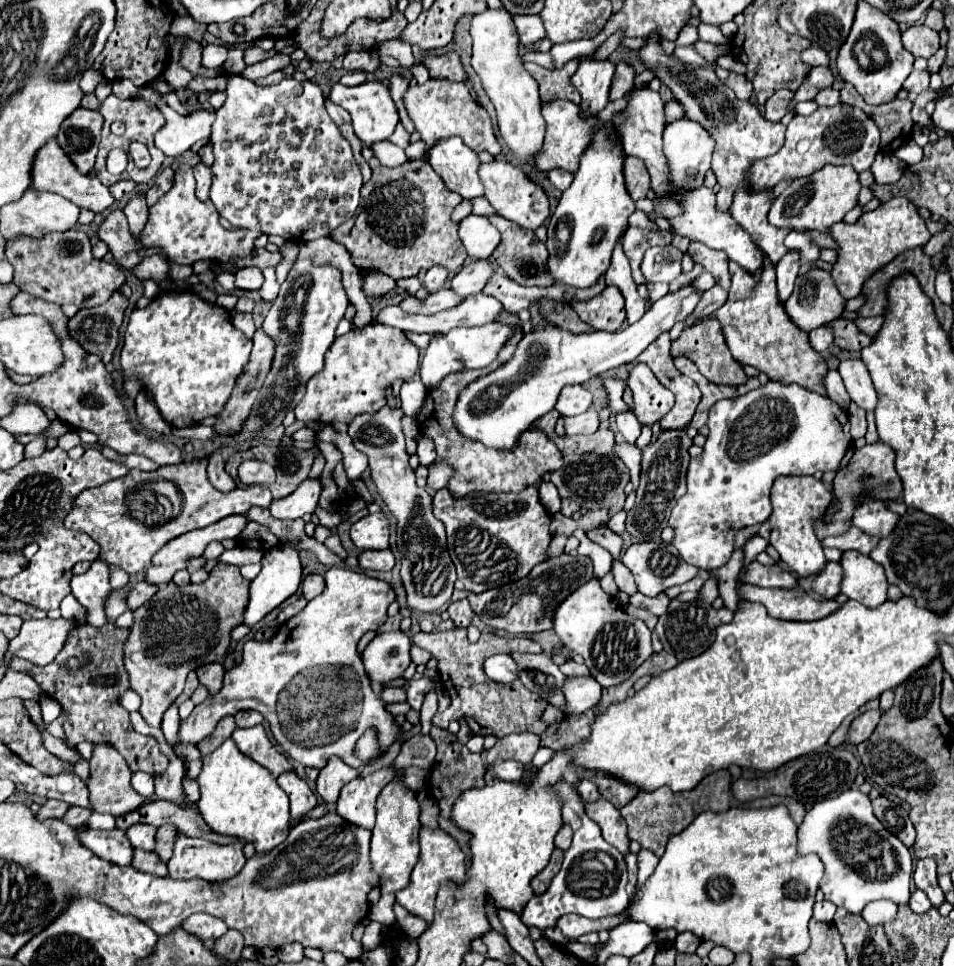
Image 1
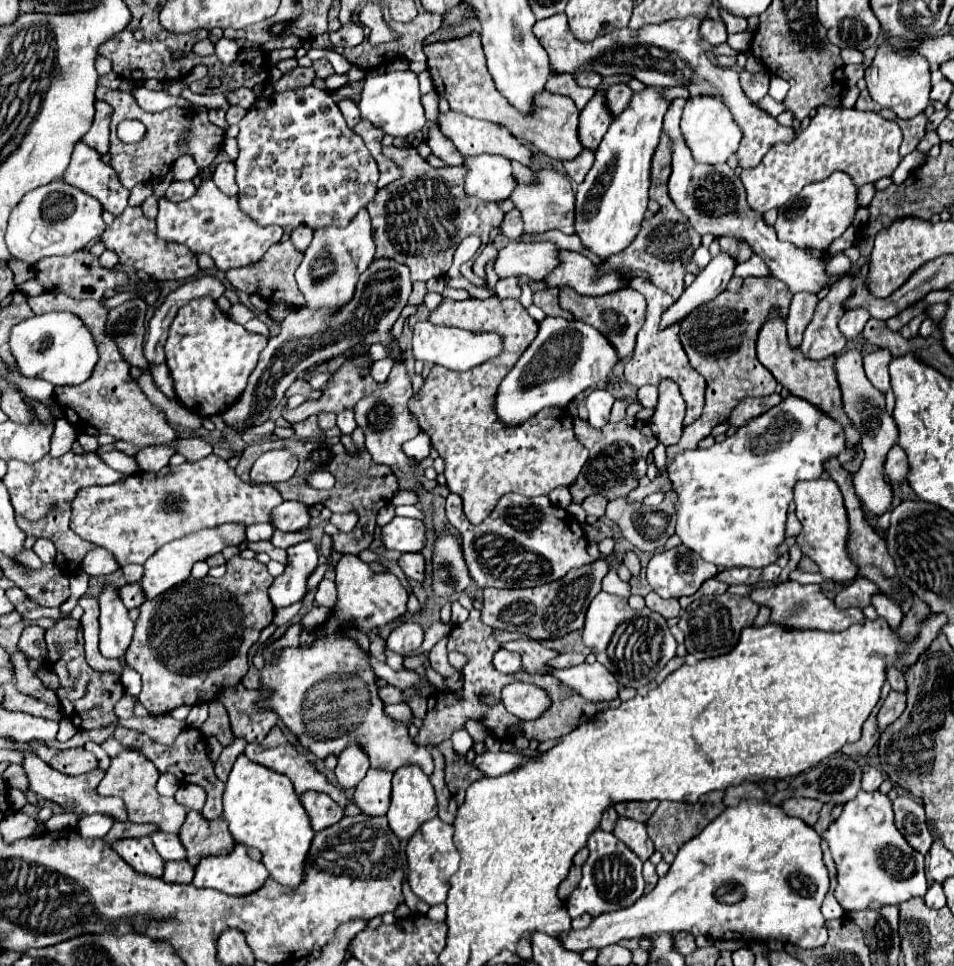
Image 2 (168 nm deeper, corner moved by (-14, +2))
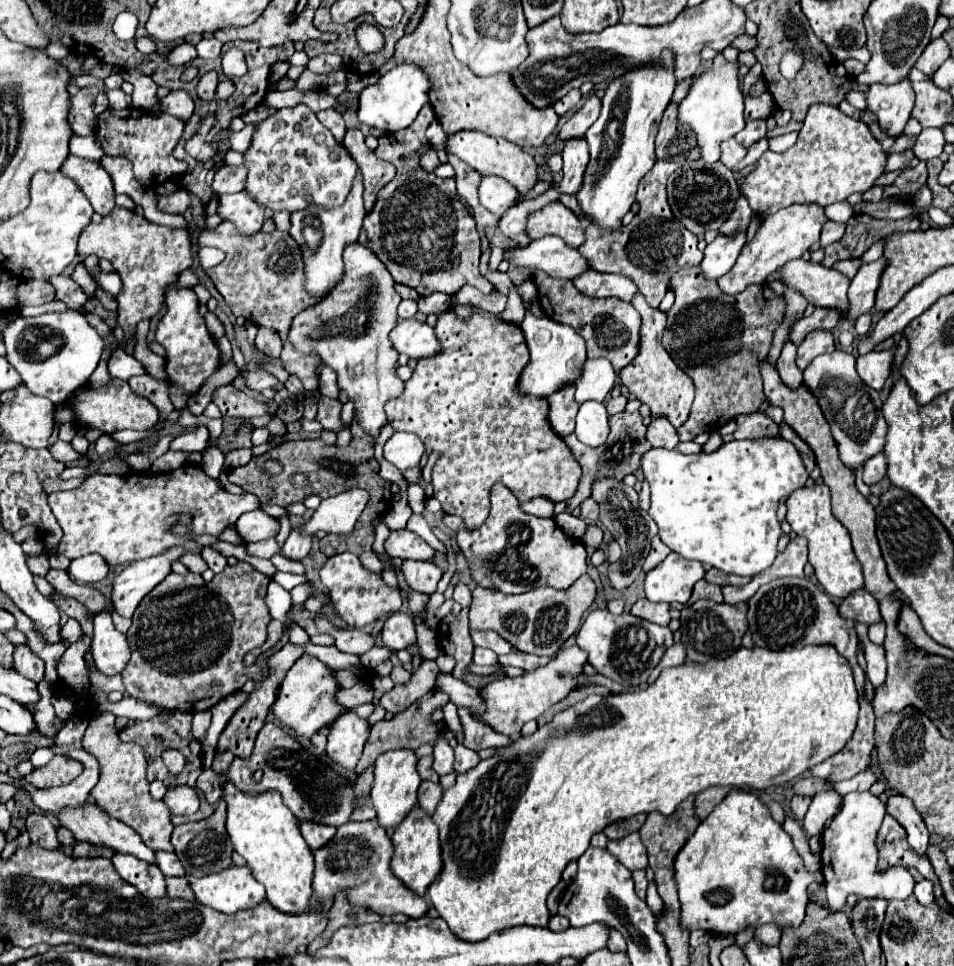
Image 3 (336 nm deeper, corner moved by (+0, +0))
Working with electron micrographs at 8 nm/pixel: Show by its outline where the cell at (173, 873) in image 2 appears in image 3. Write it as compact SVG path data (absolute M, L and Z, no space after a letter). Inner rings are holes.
M167 878L167 892L169 892L169 898L195 900L187 878Z

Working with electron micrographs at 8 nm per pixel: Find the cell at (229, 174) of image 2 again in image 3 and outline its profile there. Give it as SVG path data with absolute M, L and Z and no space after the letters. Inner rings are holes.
M219 166L215 172L215 178L211 182L211 188L217 194L229 194L229 192L241 192L245 186L247 168L243 166Z

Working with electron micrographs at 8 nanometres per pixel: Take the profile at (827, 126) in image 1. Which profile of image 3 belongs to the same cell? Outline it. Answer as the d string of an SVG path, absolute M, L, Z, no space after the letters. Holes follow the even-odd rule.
M813 104L797 144L783 154L765 152L757 168L741 180L741 190L757 216L769 216L797 202L829 206L853 192L867 192L883 174L885 162L887 154L861 120L849 118L835 106Z

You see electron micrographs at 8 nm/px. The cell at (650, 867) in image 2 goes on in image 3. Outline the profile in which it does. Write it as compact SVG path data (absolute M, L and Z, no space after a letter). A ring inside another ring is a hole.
M635 870L633 872L633 880L635 880L635 892L641 900L645 900L645 892L647 892L647 878L645 878L645 870Z

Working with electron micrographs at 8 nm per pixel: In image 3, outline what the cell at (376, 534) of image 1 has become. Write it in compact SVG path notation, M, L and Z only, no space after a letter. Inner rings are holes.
M411 530L391 532L391 536L385 542L385 548L389 556L401 558L401 560L429 560L431 562L435 558L435 550Z

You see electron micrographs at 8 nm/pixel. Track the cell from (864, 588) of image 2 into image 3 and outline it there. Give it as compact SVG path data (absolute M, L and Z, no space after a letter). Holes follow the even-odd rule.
M857 590L851 596L847 596L839 604L839 614L843 618L855 620L855 622L863 622L867 626L881 622L879 604L877 604L877 600L867 590Z

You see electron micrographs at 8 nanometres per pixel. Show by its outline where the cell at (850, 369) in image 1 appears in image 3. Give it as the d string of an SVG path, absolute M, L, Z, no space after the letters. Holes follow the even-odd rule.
M873 350L857 358L857 372L867 386L881 390L891 372L891 360L893 360L893 350L883 350L883 352Z

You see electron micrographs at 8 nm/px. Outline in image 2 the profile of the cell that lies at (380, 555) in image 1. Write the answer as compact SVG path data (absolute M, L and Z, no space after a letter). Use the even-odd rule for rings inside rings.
M407 552L397 560L399 568L403 570L403 574L411 580L421 582L423 580L423 570L425 570L425 560L419 552Z

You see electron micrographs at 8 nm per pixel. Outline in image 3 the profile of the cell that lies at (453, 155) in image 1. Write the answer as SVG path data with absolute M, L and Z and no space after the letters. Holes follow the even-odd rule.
M483 176L479 186L479 200L497 218L501 218L513 204L517 204L519 198L521 194L507 180L501 180L499 176Z

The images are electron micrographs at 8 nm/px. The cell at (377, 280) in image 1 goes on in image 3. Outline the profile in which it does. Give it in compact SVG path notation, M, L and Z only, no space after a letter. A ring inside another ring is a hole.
M353 242L345 246L343 260L345 270L341 282L323 302L295 316L289 342L301 352L315 350L321 360L337 372L339 388L355 402L357 424L377 438L381 426L387 422L383 410L385 402L399 396L403 390L403 382L395 374L399 354L389 340L389 332L397 324L401 296L395 292L393 278L373 250Z

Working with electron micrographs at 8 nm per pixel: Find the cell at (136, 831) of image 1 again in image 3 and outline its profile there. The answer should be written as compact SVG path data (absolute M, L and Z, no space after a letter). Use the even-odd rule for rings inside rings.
M157 852L157 866L165 876L187 876L185 868L173 852Z

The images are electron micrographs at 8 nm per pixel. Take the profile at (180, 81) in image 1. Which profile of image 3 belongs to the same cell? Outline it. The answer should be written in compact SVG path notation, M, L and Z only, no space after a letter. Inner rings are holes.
M203 38L197 44L197 54L199 54L199 58L219 58L221 56L221 48L223 48L223 44L219 40Z

